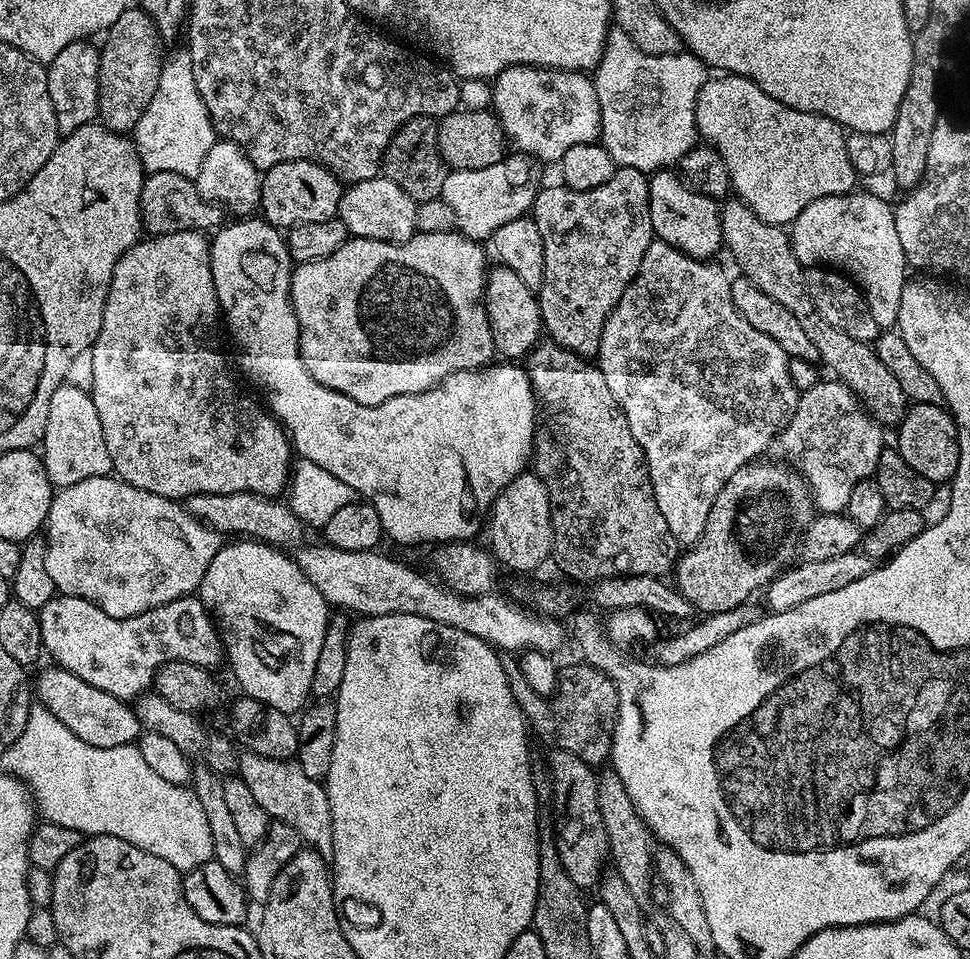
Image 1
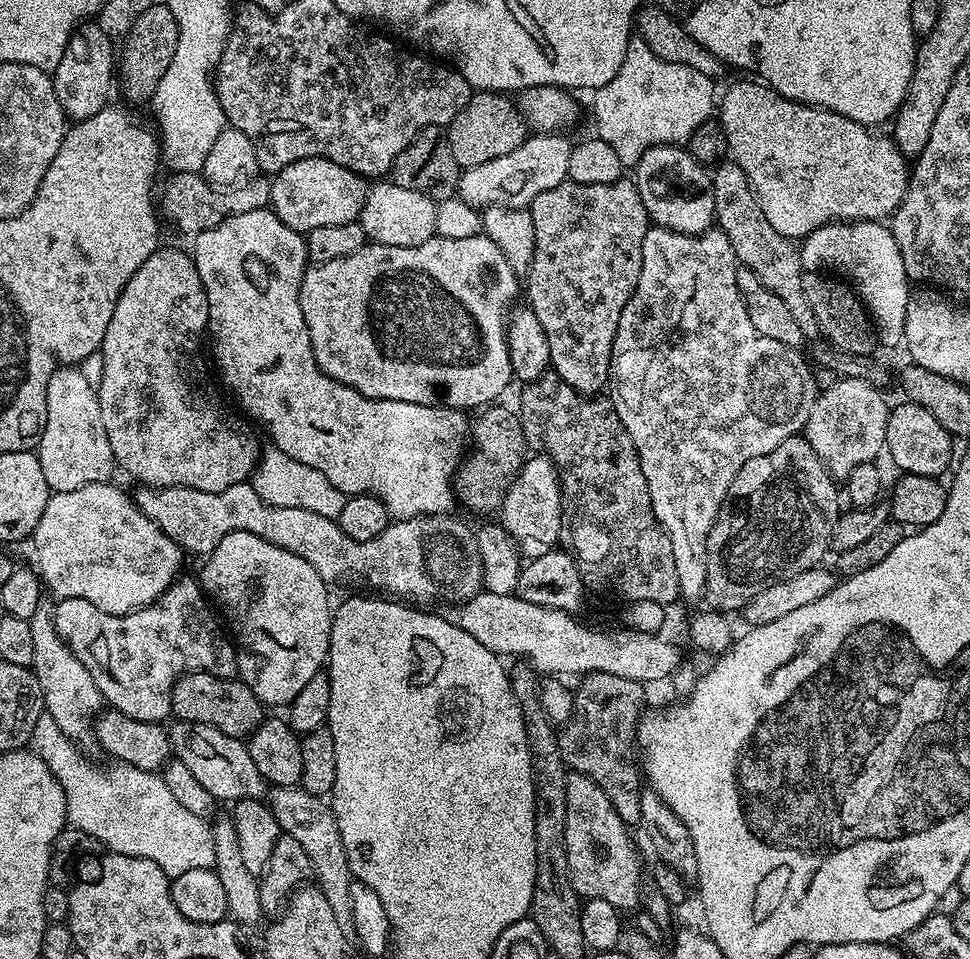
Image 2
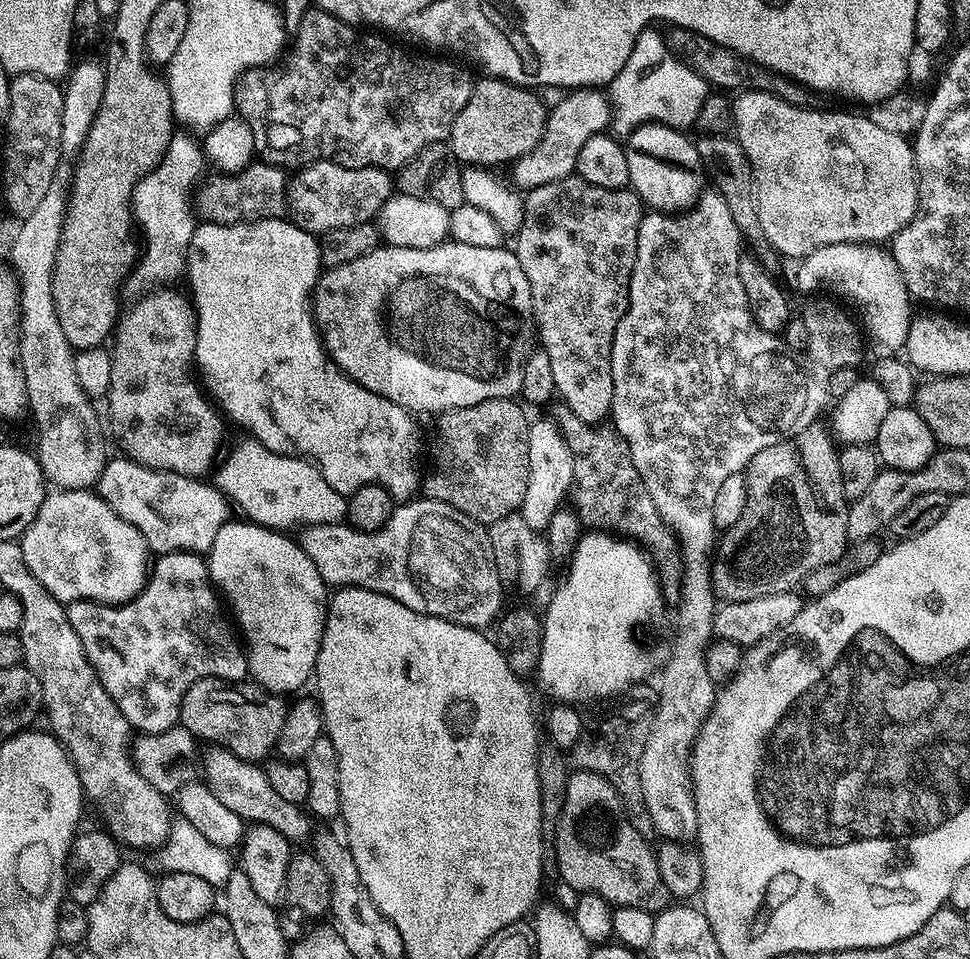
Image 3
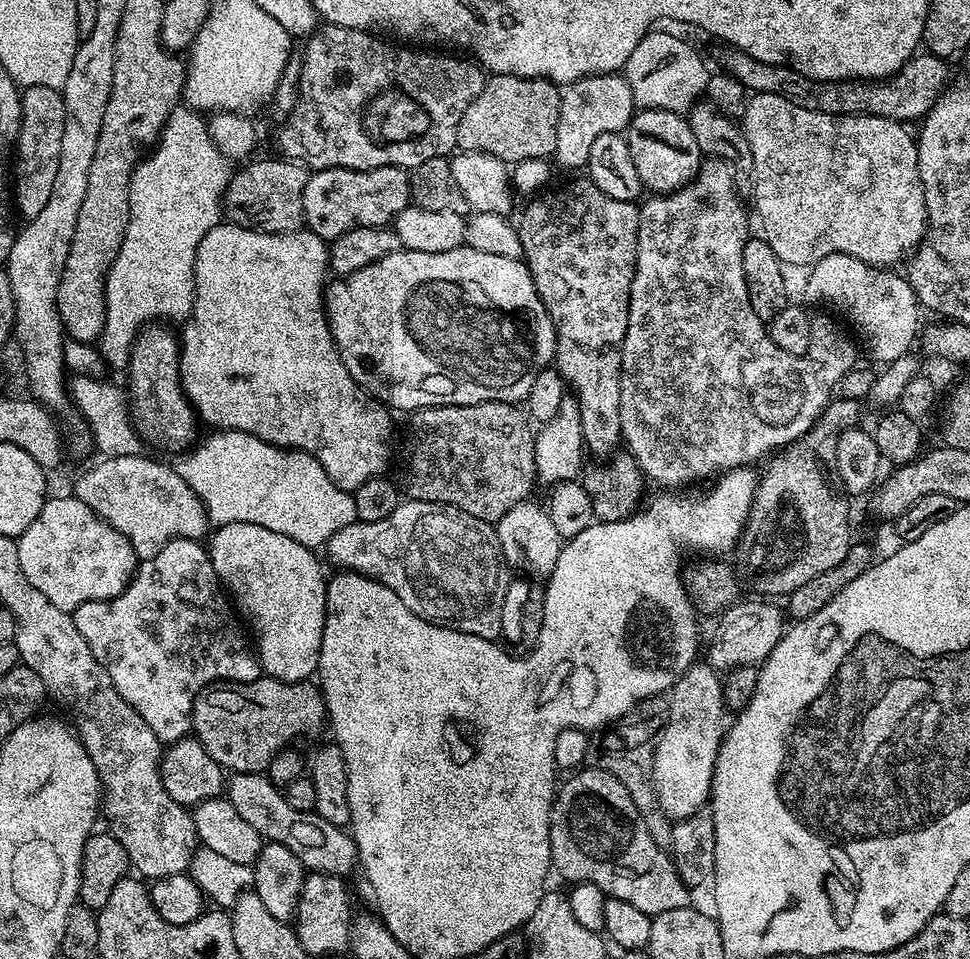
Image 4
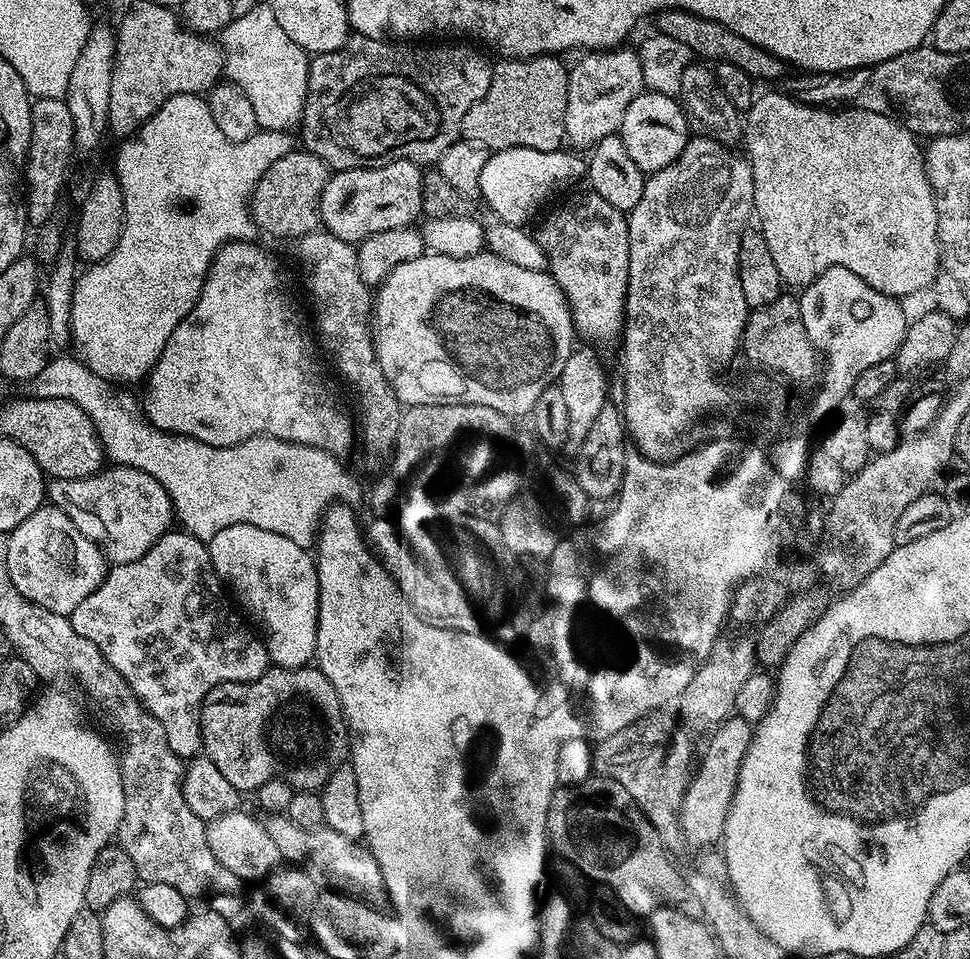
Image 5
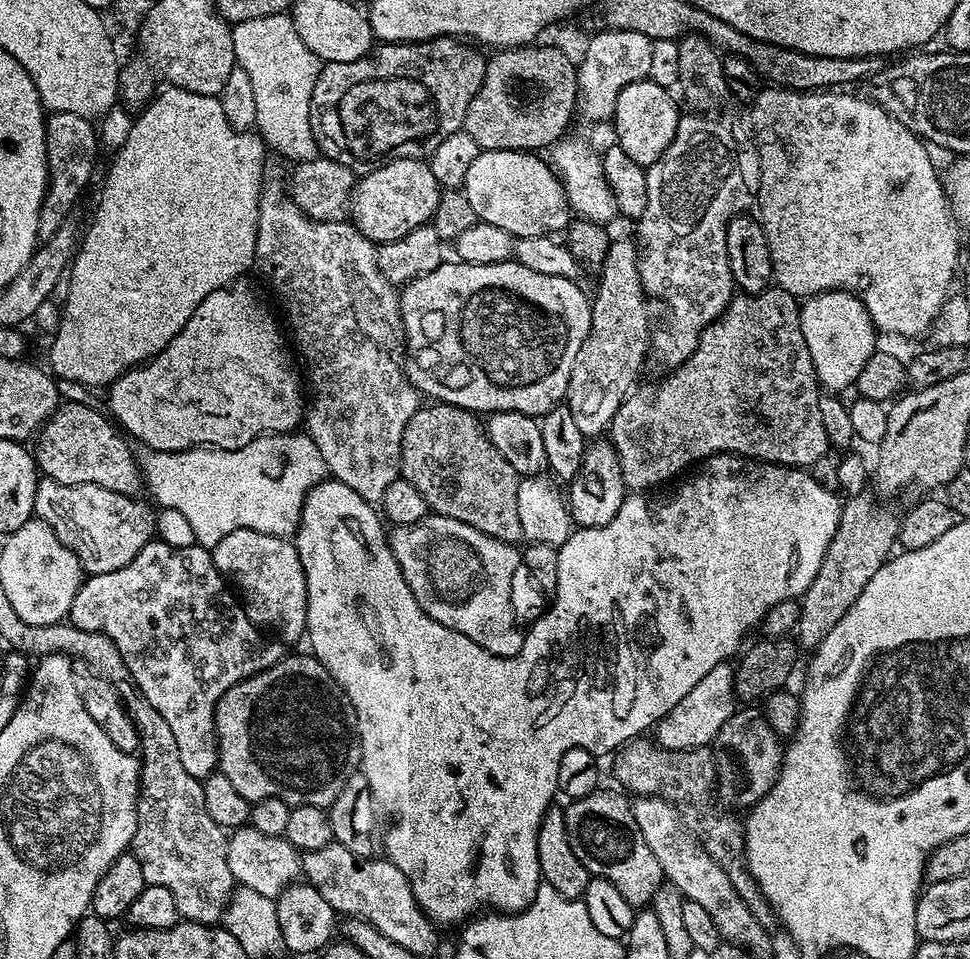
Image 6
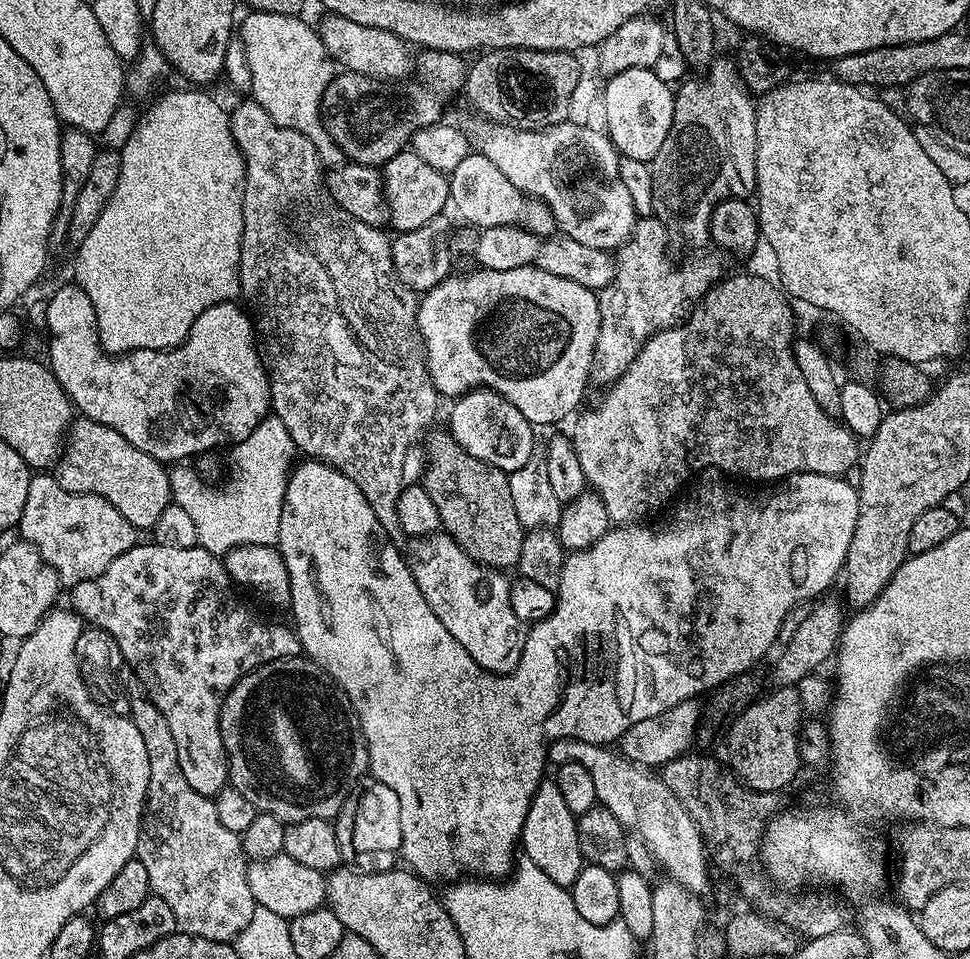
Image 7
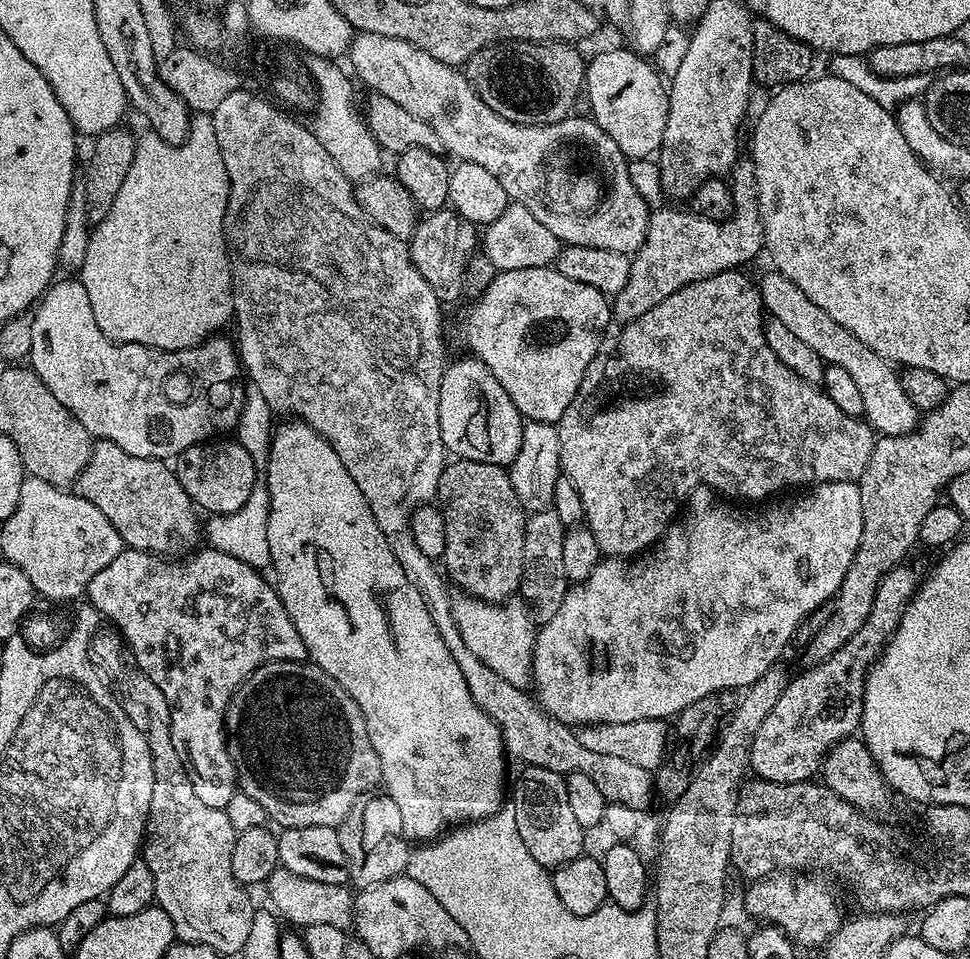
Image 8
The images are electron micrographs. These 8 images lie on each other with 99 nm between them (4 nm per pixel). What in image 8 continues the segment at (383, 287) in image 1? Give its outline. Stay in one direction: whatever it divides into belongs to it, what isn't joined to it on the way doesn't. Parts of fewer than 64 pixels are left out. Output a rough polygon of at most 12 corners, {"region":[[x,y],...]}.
{"region":[[554,266],[497,272],[467,351],[559,422],[613,319]]}

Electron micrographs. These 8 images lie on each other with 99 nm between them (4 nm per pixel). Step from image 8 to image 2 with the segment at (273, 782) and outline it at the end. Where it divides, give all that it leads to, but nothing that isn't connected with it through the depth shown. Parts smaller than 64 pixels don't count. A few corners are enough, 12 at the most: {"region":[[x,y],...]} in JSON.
{"region":[[185,672],[172,716],[247,738],[266,708],[239,678]]}

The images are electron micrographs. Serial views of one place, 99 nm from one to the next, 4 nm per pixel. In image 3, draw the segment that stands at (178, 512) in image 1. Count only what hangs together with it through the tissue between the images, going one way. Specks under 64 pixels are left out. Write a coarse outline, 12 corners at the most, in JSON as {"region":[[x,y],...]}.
{"region":[[52,490],[18,540],[55,600],[126,604],[146,538],[92,490]]}

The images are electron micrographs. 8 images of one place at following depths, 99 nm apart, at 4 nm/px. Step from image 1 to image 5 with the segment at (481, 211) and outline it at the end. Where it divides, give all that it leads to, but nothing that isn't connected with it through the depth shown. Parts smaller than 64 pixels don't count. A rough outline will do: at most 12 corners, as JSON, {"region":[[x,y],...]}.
{"region":[[635,47],[592,50],[568,73],[566,140],[619,133],[645,91]]}

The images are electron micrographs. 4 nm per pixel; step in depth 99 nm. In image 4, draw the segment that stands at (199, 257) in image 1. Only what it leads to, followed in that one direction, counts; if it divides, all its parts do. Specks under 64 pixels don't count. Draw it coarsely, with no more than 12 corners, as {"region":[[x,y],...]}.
{"region":[[149,323],[126,369],[132,427],[180,454],[198,417],[177,333]]}

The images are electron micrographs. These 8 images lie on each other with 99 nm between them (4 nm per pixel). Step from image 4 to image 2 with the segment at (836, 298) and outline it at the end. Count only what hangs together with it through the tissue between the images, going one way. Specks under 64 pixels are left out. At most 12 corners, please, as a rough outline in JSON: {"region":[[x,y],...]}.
{"region":[[829,222],[800,265],[850,282],[876,338],[901,347],[910,281],[891,227]]}

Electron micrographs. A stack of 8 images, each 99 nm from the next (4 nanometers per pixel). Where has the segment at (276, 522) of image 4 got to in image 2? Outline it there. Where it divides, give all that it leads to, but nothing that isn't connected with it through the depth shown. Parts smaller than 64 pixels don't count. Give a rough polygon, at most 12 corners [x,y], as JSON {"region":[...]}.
{"region":[[263,449],[250,477],[270,506],[336,520],[345,494],[322,470]]}

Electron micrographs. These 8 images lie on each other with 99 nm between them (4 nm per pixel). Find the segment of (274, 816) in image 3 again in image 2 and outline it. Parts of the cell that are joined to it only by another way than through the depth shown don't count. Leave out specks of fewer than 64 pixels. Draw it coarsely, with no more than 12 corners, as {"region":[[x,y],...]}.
{"region":[[172,722],[172,756],[213,801],[259,800],[243,739]]}

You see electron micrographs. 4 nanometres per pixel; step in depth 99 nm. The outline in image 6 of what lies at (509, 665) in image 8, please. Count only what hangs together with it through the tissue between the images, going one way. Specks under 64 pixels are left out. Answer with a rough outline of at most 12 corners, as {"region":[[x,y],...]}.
{"region":[[435,514],[387,538],[418,606],[522,650],[515,543]]}

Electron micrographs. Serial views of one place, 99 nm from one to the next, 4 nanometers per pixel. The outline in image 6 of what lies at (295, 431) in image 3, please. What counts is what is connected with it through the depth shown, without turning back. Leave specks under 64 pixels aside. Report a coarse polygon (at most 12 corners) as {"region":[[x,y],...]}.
{"region":[[244,282],[202,298],[107,411],[153,452],[297,431],[306,400]]}

